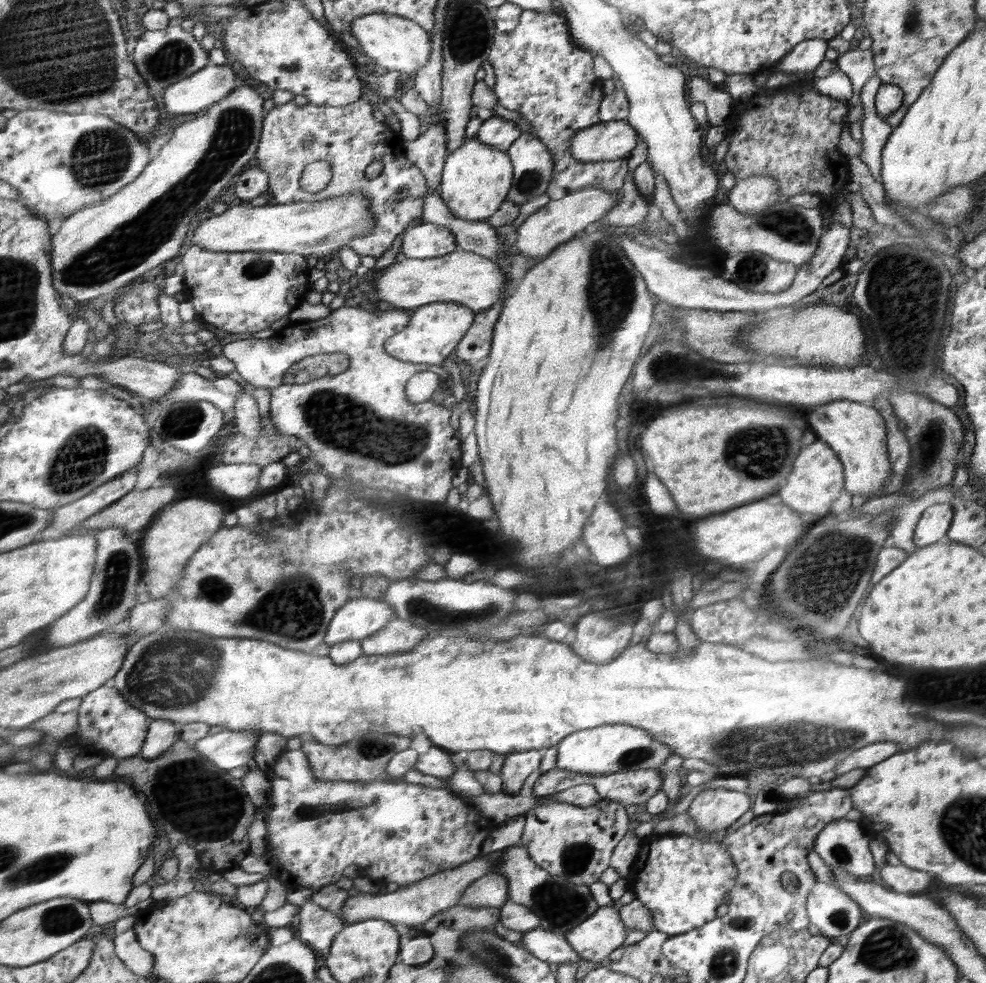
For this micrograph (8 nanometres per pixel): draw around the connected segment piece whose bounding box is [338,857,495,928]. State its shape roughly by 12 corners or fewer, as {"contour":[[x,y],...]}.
{"contour":[[470,860],[386,894],[350,897],[344,924],[420,927],[460,904],[495,863]]}

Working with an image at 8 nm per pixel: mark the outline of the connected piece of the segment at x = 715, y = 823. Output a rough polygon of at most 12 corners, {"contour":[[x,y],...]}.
{"contour":[[714,785],[687,814],[698,835],[727,829],[750,806],[748,794]]}

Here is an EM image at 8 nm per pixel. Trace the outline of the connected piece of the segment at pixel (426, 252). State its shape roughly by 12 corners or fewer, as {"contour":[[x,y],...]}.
{"contour":[[423,221],[402,238],[406,259],[433,259],[456,248],[445,225]]}

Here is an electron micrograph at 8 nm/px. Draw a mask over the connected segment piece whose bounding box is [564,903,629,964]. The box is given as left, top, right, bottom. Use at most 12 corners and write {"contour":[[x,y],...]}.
{"contour":[[618,905],[599,907],[564,937],[600,964],[629,930]]}

